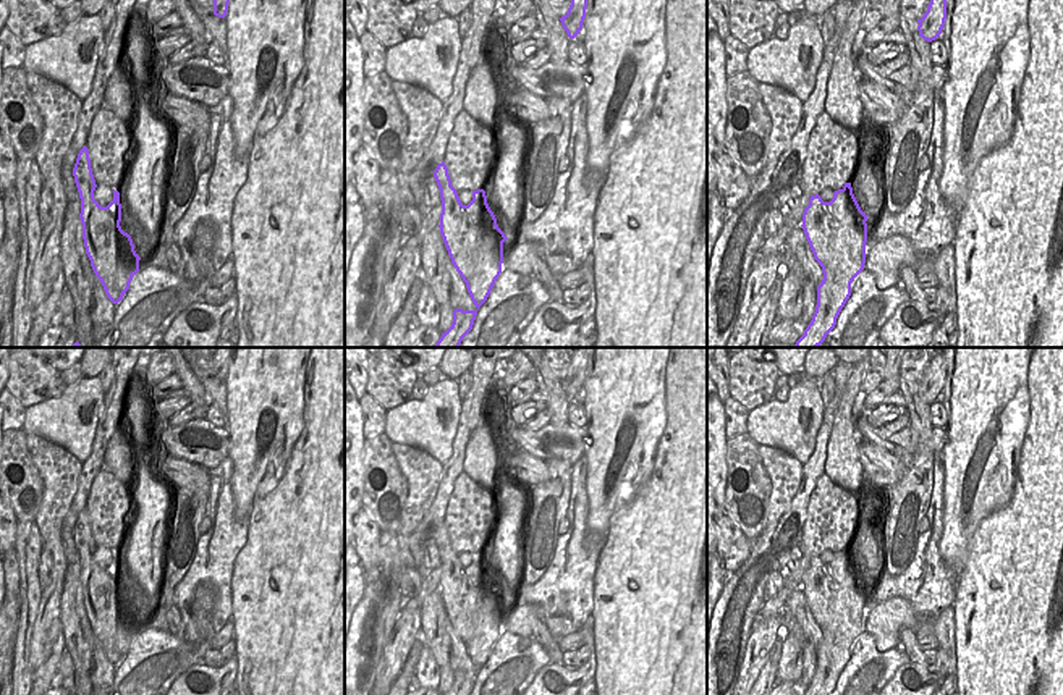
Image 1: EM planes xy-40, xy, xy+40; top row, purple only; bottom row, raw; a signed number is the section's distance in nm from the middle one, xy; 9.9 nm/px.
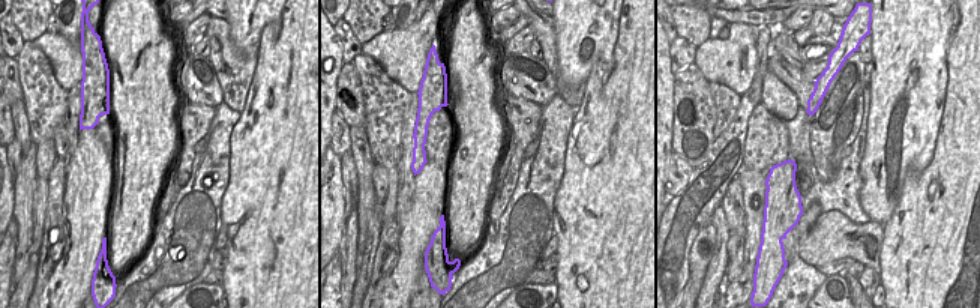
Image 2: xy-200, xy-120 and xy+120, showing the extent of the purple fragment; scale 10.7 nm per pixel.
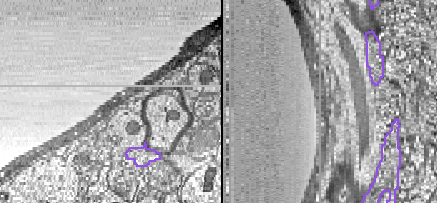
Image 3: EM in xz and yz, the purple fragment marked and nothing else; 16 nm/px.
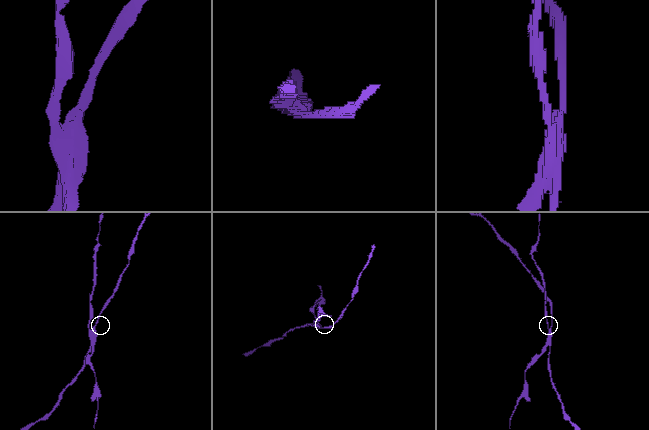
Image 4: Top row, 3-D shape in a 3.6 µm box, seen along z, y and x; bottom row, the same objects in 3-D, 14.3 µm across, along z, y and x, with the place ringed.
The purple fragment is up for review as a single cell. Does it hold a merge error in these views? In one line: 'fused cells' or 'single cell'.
fused cells

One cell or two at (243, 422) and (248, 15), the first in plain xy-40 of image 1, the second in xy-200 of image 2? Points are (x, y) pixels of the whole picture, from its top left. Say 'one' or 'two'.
one

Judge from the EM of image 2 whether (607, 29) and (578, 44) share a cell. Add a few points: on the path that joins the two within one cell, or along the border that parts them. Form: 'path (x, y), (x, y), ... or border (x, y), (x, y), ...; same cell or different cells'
path (599, 29), (593, 29), (586, 36); same cell

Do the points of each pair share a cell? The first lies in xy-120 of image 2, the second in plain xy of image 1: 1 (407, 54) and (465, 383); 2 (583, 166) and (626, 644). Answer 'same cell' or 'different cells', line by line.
1: different cells
2: same cell

